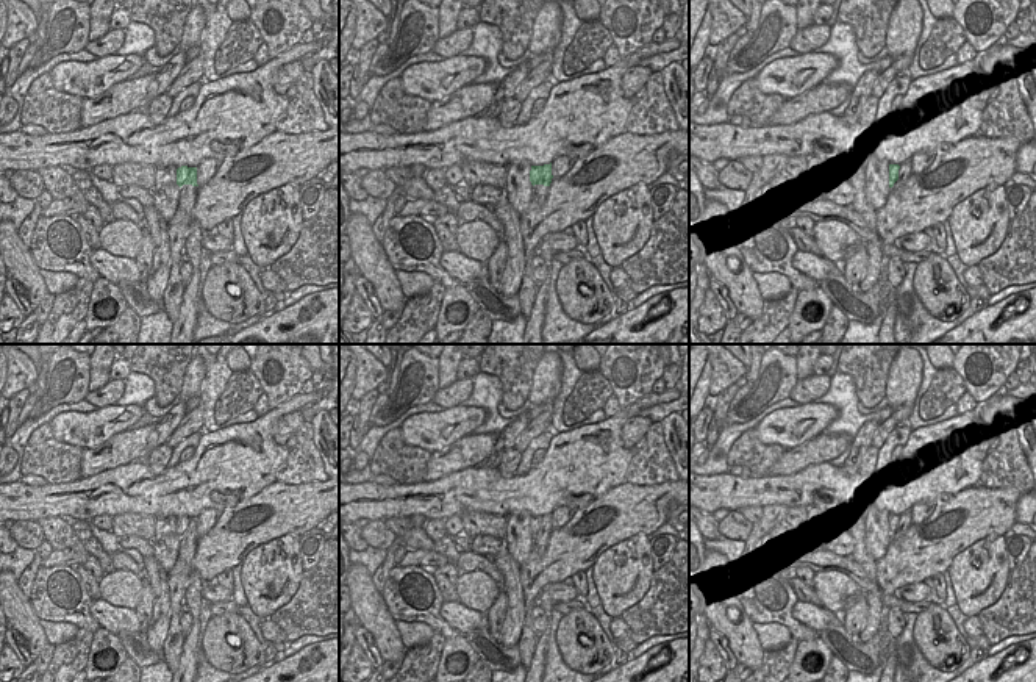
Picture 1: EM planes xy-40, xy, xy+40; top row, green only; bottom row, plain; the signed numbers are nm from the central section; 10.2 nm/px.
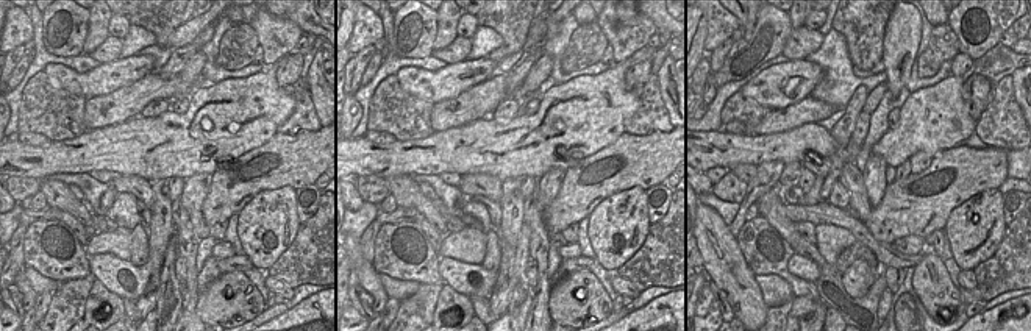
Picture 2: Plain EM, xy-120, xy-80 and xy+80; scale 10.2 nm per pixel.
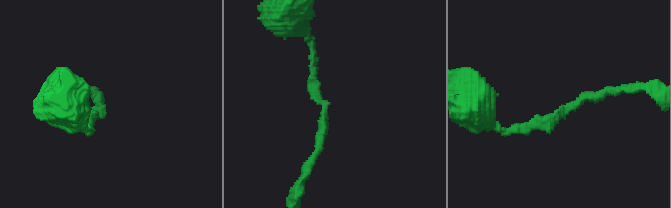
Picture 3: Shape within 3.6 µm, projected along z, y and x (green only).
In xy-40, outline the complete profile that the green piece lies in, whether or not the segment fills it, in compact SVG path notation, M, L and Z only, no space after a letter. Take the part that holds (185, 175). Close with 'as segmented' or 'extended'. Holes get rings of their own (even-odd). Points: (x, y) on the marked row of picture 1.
M181 166L177 169L177 185L181 188L183 185L197 185L197 167Z; as segmented

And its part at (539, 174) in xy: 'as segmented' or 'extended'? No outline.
as segmented

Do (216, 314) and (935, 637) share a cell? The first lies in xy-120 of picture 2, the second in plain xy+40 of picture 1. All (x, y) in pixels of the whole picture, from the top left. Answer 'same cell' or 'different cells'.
same cell

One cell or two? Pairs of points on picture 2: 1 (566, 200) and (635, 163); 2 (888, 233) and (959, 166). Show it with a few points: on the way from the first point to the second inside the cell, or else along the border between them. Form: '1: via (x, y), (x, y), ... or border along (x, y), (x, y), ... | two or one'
1: via (583, 189), (586, 186), (600, 186), (617, 174) | one
2: via (908, 214), (930, 195), (945, 191), (948, 186) | one

